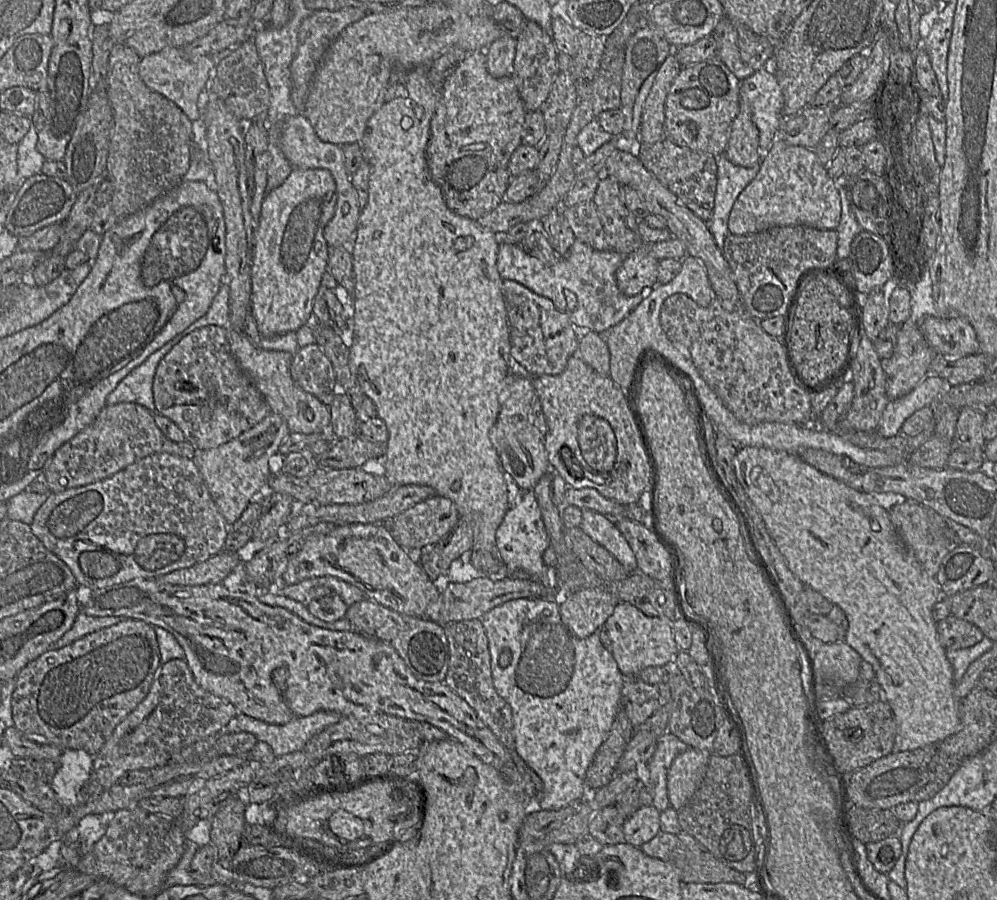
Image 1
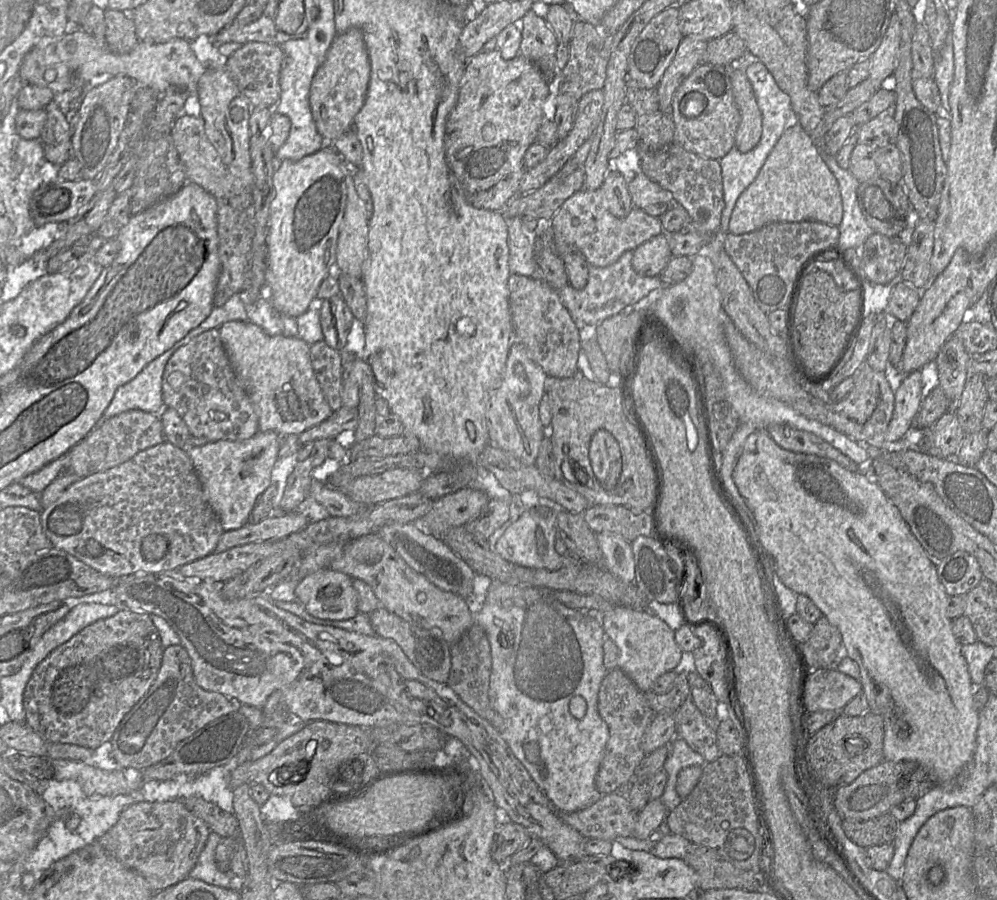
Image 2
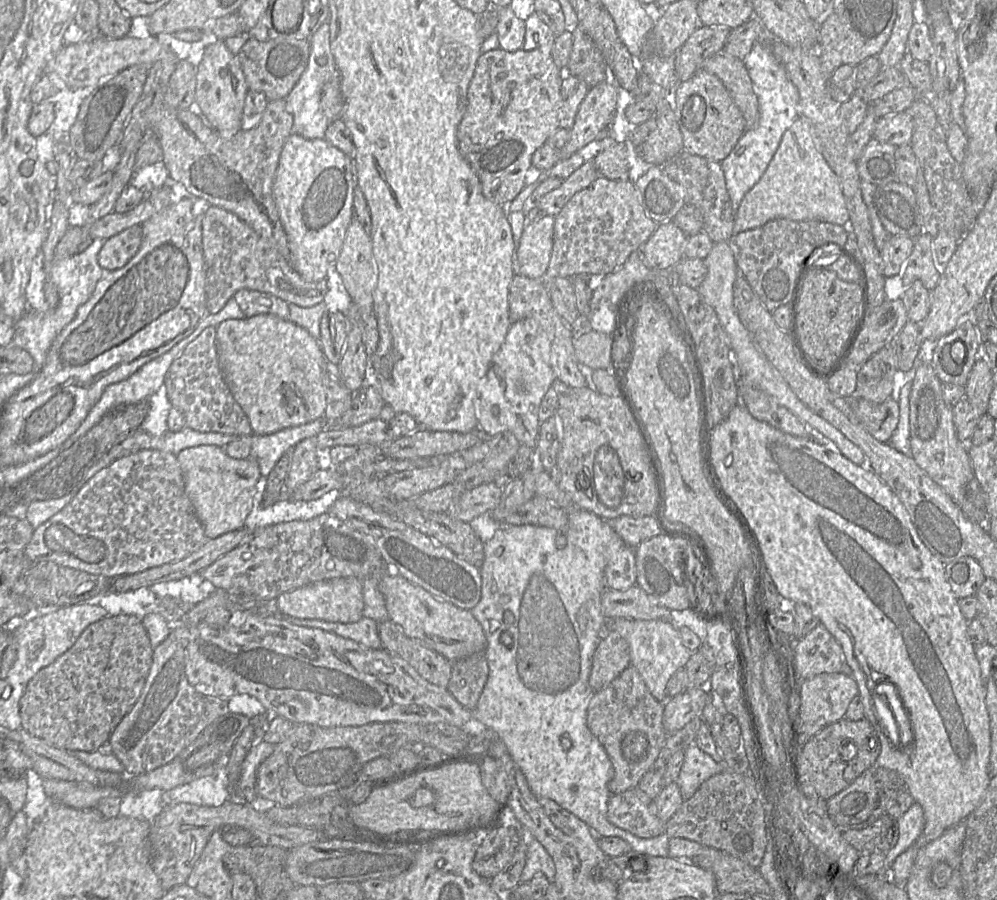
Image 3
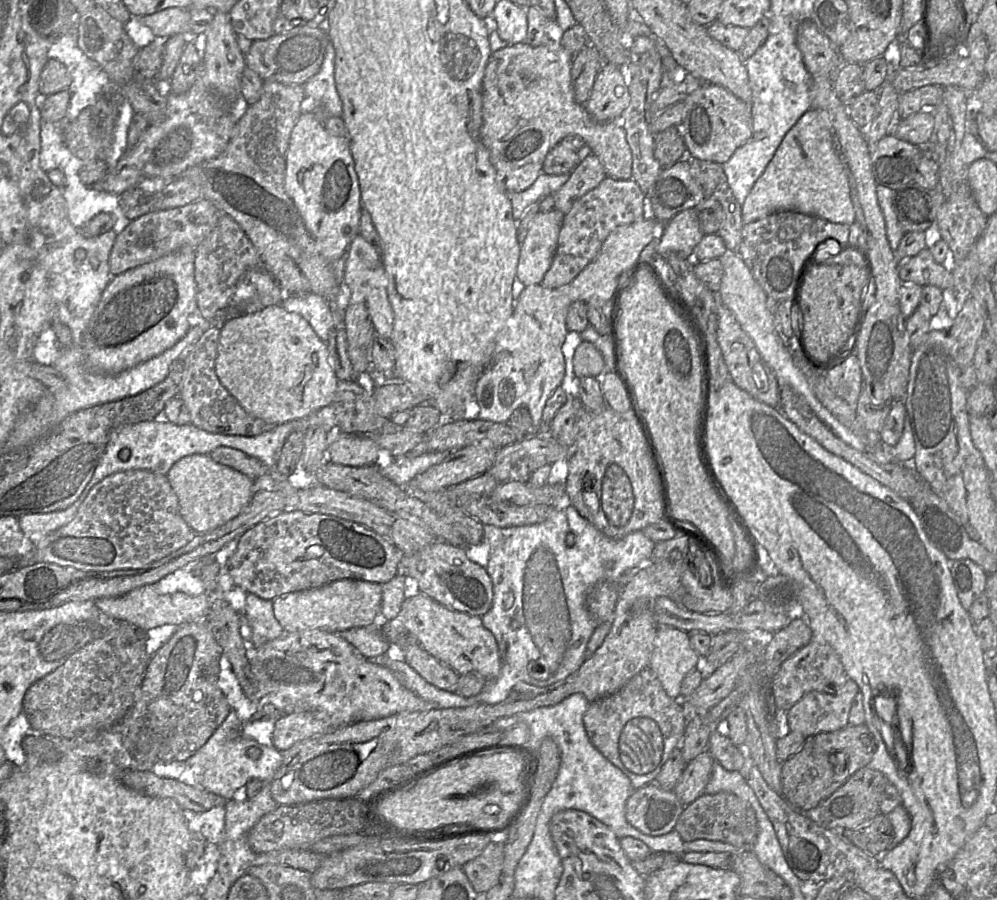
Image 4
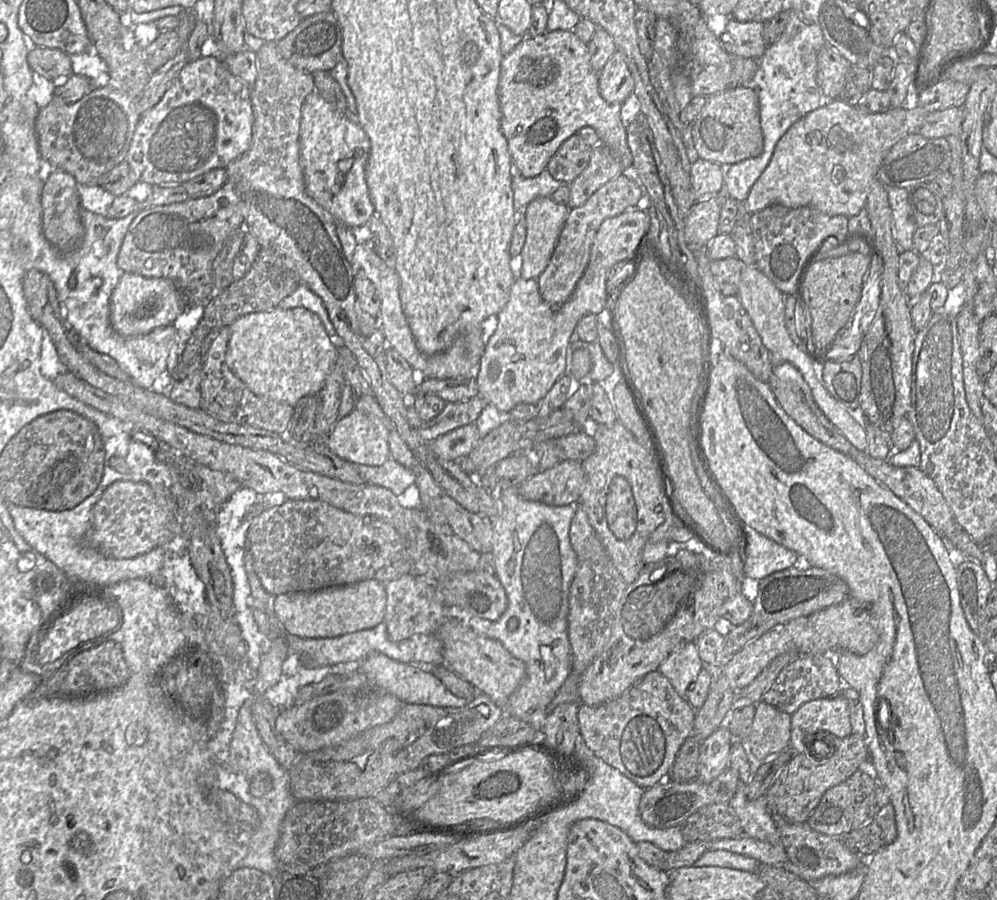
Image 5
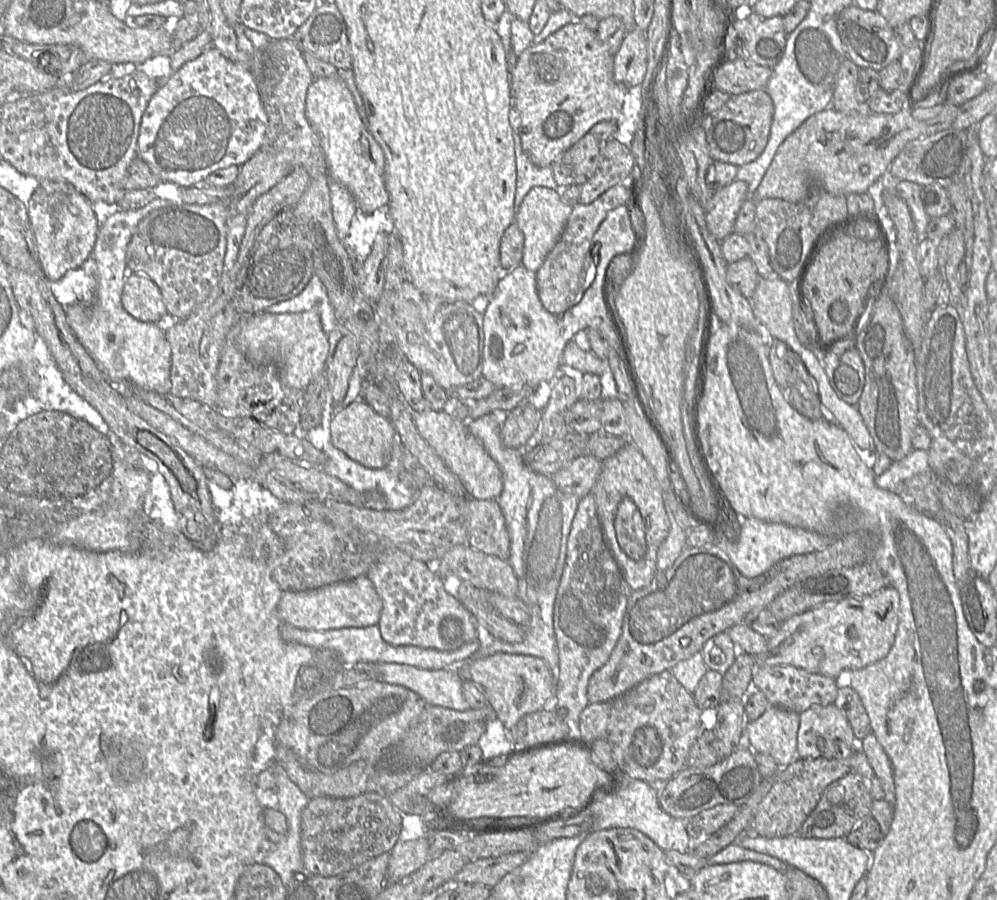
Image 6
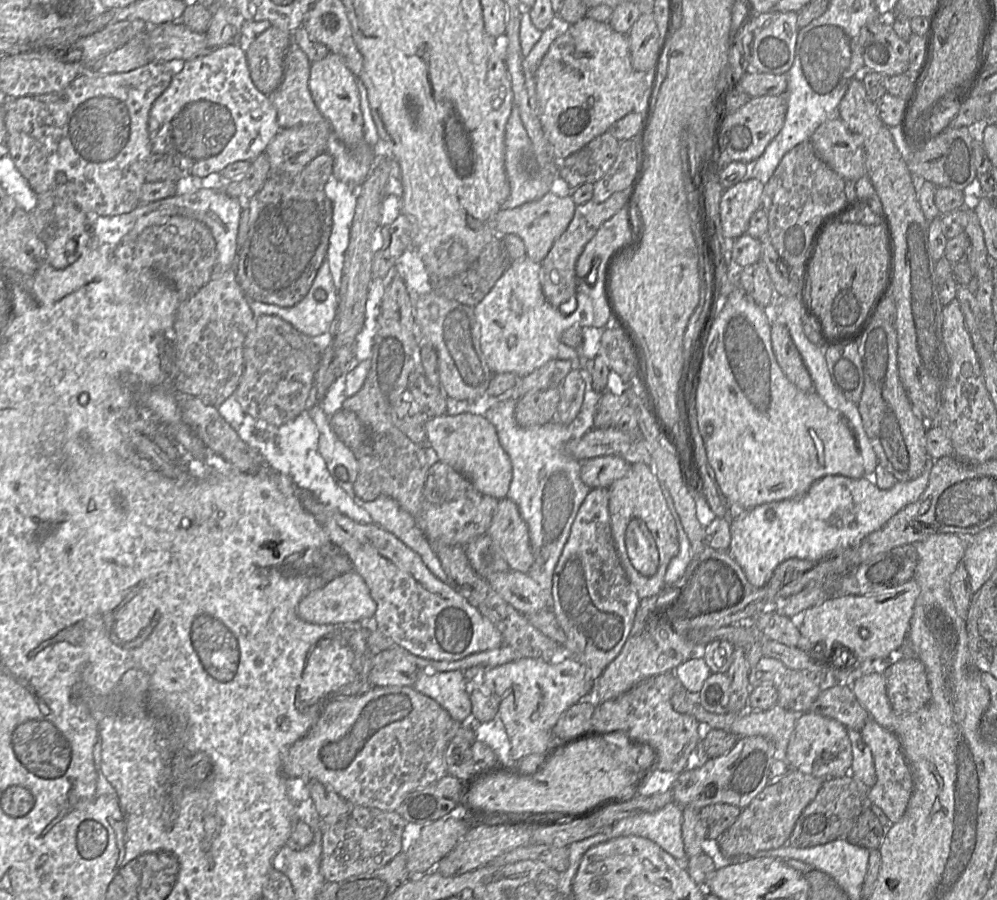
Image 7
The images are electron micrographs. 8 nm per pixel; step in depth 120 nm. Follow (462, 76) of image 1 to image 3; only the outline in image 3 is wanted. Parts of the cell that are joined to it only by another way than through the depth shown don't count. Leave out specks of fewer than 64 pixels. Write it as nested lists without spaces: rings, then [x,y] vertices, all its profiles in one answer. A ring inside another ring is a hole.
[[[546,46],[515,51],[496,48],[479,56],[468,87],[467,108],[458,125],[456,137],[461,156],[477,174],[483,195],[488,200],[500,205],[510,203],[527,184],[533,153],[559,127],[563,75]]]

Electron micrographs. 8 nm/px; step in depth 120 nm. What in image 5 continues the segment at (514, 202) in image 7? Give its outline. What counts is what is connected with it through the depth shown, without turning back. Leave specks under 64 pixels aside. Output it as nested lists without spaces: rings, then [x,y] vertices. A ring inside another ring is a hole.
[[[513,166],[513,205],[517,215],[524,216],[531,201],[538,197],[551,197],[563,184],[567,183],[556,180],[547,169],[535,177],[525,178]]]

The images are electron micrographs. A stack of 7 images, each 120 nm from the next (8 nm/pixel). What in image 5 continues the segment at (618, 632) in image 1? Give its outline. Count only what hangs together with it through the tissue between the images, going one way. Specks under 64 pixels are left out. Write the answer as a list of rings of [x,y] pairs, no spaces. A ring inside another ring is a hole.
[[[687,642],[670,654],[658,671],[670,681],[679,696],[686,698],[689,686],[696,680],[703,666],[695,642]]]

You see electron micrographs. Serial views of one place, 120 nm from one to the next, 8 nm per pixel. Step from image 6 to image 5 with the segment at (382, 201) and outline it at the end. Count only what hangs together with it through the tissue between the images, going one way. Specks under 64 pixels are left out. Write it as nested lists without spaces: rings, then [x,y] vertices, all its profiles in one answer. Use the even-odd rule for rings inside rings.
[[[313,90],[306,96],[301,107],[299,145],[300,163],[308,195],[327,210],[337,223],[350,228],[365,224],[375,213],[375,208],[365,178],[370,141],[364,130],[345,111],[339,110]]]

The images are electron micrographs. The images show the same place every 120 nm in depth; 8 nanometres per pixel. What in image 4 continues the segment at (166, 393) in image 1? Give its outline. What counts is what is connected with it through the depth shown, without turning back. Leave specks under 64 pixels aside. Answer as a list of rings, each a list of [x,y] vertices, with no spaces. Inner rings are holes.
[[[221,326],[205,330],[198,340],[183,353],[183,378],[178,396],[184,401],[191,417],[191,424],[211,433],[257,436],[270,431],[276,425],[250,415],[221,384],[216,371],[215,361]]]

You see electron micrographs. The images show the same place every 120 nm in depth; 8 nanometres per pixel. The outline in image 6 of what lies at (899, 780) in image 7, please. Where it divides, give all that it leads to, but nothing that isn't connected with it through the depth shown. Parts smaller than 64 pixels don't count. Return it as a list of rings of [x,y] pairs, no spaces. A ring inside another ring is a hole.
[[[872,732],[861,740],[861,747],[881,783],[885,794],[884,800],[894,807],[896,793],[893,768],[889,757]]]

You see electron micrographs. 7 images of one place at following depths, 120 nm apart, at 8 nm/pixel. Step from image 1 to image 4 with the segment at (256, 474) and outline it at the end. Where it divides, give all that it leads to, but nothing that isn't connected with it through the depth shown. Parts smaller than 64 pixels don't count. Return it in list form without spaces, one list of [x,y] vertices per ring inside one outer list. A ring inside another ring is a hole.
[[[209,455],[181,458],[170,468],[167,478],[177,496],[182,518],[196,535],[208,533],[237,517],[256,494],[252,479],[215,462]]]

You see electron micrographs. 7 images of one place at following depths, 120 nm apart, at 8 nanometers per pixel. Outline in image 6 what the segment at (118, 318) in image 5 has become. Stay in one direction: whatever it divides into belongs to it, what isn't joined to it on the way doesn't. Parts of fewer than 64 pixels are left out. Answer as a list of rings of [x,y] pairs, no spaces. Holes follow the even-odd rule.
[[[127,274],[121,299],[124,309],[143,322],[157,323],[167,313],[159,287],[142,274]]]

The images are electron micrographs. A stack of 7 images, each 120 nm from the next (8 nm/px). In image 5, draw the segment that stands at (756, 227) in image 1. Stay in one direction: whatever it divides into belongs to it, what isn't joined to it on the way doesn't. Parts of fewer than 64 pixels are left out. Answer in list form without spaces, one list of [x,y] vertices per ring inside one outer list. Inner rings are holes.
[[[840,99],[829,101],[791,125],[778,141],[769,164],[753,184],[744,201],[746,211],[753,214],[778,204],[789,208],[807,206],[830,216],[843,215],[850,218],[857,215],[865,206],[886,154],[904,137],[917,134],[928,113],[931,112],[910,102],[883,112],[868,113]]]

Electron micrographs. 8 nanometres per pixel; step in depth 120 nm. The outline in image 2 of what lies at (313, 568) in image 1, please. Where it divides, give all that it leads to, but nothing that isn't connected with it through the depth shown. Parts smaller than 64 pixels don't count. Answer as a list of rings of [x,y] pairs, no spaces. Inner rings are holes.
[[[367,534],[348,541],[341,555],[332,561],[328,569],[344,573],[351,579],[364,581],[374,592],[381,607],[418,628],[440,630],[442,637],[449,644],[456,642],[474,623],[474,617],[462,597],[439,589],[425,576],[415,572],[378,534]]]

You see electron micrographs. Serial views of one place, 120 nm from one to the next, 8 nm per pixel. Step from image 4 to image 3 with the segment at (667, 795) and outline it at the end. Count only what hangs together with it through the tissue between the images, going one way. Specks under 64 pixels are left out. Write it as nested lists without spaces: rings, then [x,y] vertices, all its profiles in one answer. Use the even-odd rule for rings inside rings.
[[[638,787],[611,794],[607,819],[614,826],[642,838],[655,837],[665,832],[666,822],[656,815],[654,799]]]

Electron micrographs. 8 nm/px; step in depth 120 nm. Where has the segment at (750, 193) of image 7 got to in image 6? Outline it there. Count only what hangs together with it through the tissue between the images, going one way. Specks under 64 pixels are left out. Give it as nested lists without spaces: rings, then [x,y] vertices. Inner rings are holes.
[[[733,180],[713,196],[699,202],[705,211],[705,220],[709,232],[723,240],[734,231],[734,224],[742,203],[750,197],[745,181]]]

